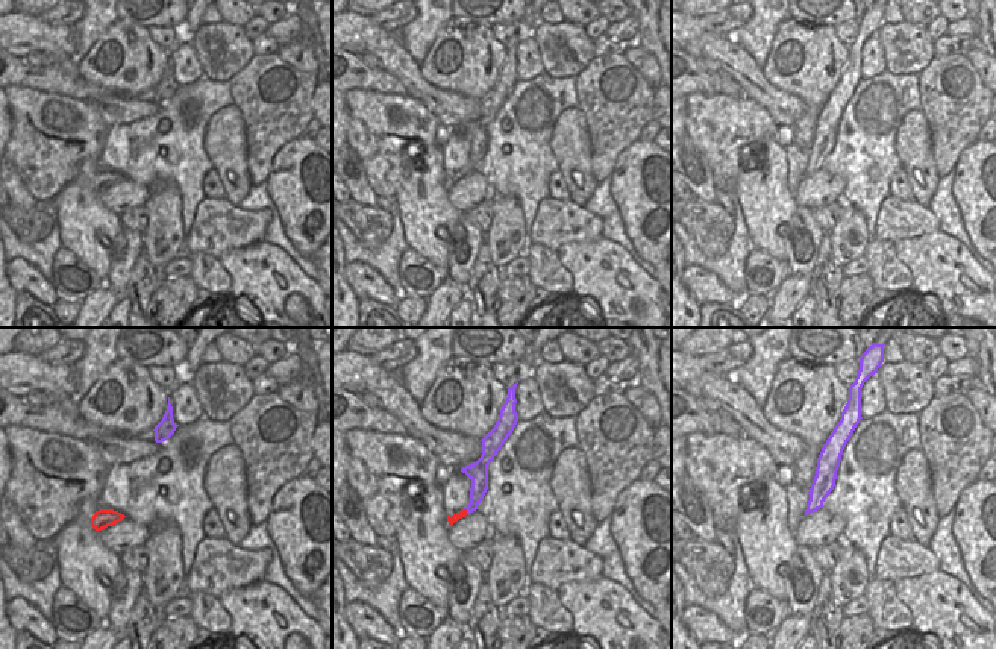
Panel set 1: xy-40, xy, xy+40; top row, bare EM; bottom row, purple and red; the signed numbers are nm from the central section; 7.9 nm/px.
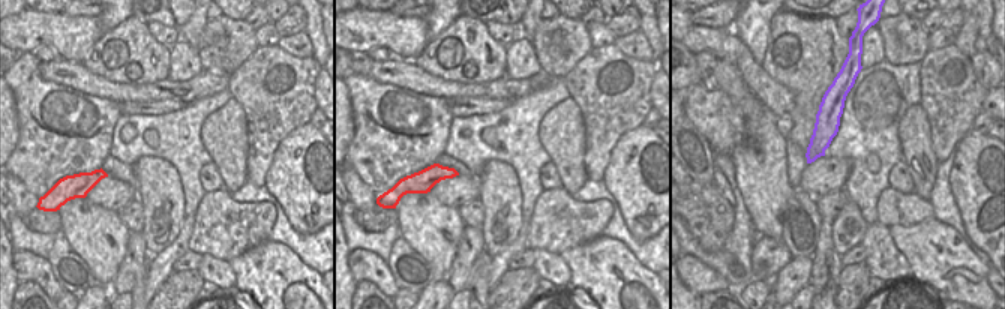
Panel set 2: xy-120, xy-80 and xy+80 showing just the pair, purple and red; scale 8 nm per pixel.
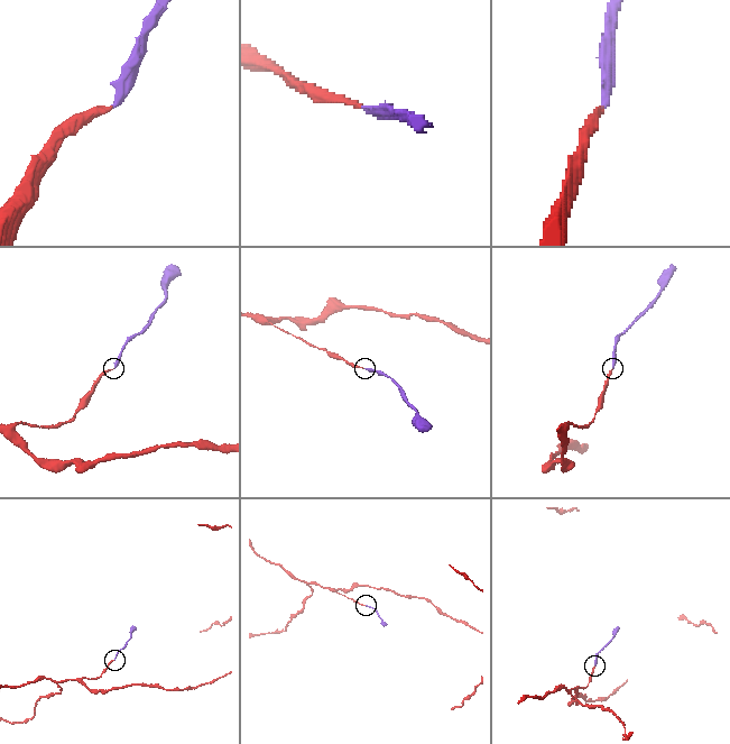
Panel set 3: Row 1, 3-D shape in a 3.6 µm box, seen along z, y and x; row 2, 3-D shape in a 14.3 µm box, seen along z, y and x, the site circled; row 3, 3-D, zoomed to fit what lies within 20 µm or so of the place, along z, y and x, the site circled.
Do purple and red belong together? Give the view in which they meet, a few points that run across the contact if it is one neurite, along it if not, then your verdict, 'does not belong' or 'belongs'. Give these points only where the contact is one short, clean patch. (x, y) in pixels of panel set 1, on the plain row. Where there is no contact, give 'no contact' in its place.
meets purple in xy; line xy (479, 143), (475, 163), (467, 172), (455, 178); belongs

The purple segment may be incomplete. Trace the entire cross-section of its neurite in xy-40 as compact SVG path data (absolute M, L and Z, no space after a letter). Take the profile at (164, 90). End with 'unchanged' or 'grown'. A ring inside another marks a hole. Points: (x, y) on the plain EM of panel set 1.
M168 58L167 71L165 71L162 80L153 89L155 91L155 102L162 103L162 102L168 100L174 94L177 86L179 85L176 85L174 79L173 79L173 67L171 67L170 58Z | unchanged

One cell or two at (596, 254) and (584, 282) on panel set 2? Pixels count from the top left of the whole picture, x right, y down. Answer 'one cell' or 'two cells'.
one cell

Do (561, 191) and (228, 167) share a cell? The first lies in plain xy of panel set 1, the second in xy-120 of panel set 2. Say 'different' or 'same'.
different

